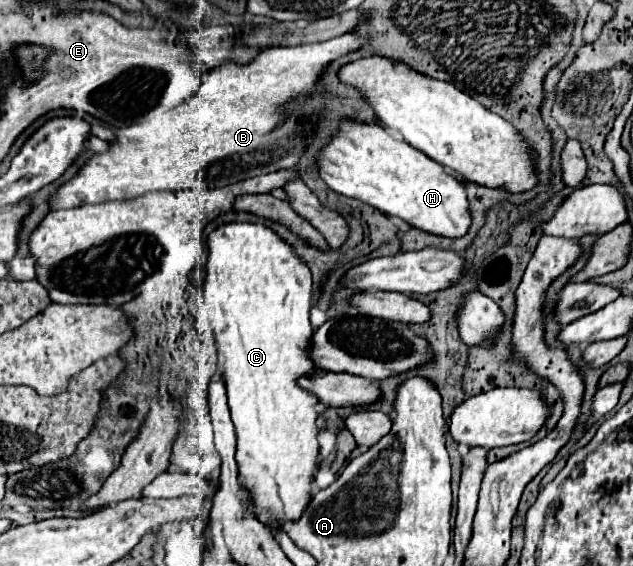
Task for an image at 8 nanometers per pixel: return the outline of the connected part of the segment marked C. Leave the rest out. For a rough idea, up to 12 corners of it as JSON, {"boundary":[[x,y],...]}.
{"boundary":[[219,225],[203,297],[241,485],[269,527],[317,467],[311,271]]}

